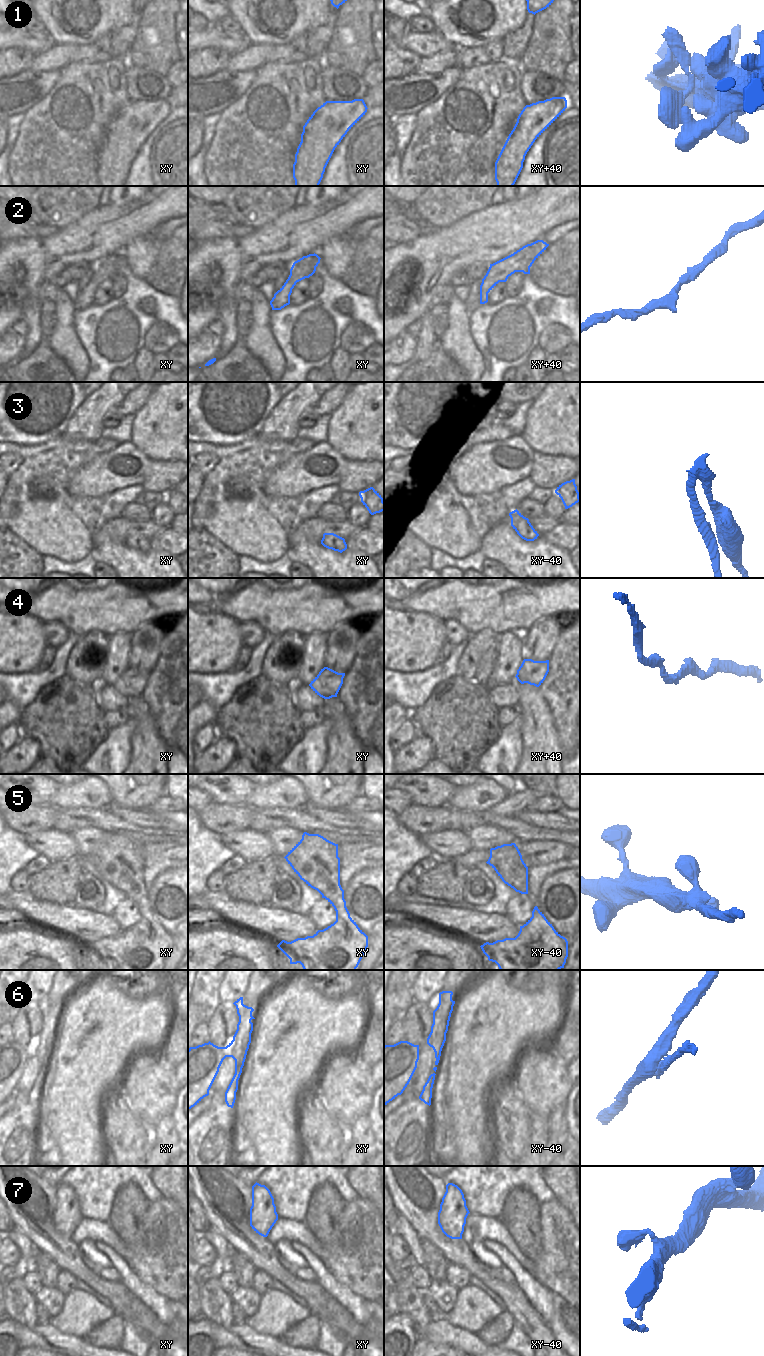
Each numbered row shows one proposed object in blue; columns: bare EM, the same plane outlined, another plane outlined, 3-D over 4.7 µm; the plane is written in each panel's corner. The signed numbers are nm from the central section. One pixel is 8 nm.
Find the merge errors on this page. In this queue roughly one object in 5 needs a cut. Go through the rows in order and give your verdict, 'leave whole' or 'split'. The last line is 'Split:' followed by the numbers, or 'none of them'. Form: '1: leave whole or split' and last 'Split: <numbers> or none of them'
1: leave whole
2: leave whole
3: leave whole
4: leave whole
5: leave whole
6: leave whole
7: leave whole
Split: none of them

